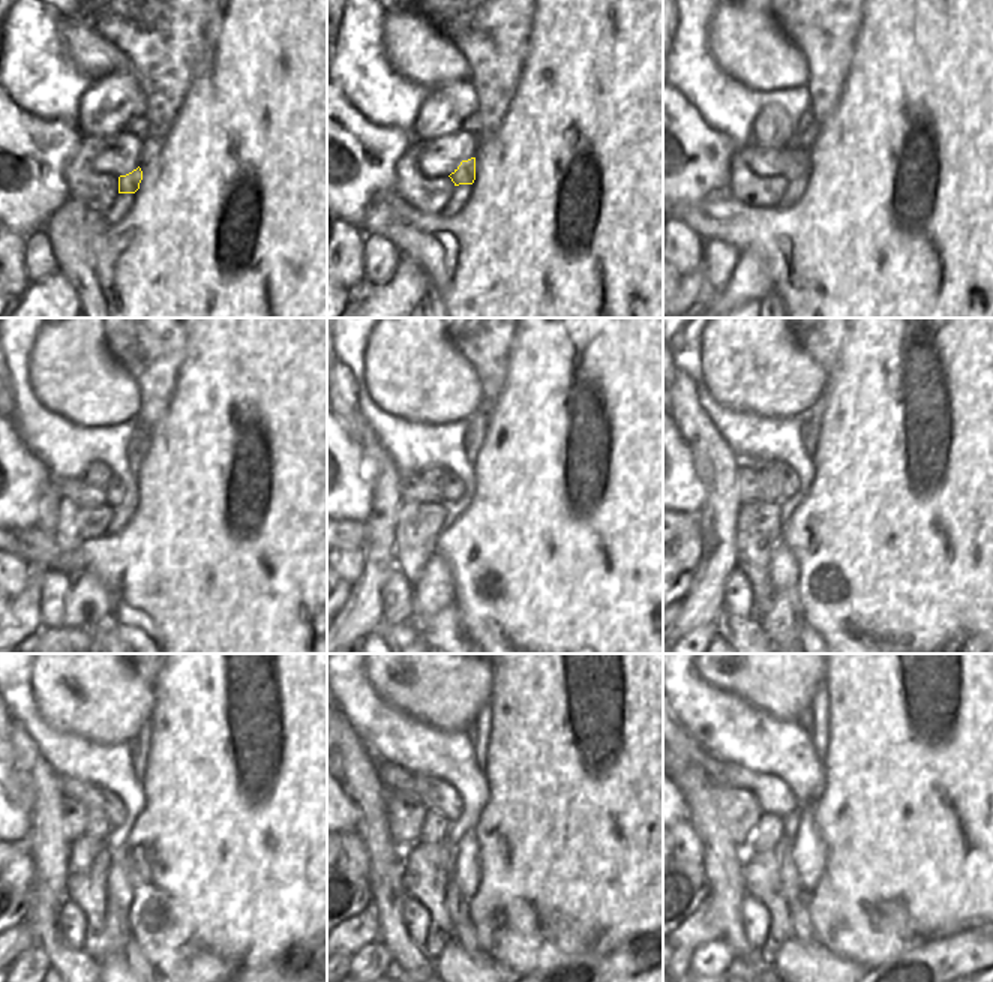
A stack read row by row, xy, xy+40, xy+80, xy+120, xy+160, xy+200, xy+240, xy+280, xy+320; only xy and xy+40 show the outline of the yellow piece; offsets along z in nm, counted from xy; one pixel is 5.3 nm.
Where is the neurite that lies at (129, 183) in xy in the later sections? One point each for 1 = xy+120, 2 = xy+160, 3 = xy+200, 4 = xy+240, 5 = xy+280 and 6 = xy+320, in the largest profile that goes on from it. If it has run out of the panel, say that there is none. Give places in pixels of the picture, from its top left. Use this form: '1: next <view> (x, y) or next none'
1: next xy+120 (114, 489)
2: next xy+160 (452, 488)
3: next xy+200 (789, 482)
4: next xy+240 (92, 795)
5: next xy+280 (435, 795)
6: next xy+320 (773, 795)

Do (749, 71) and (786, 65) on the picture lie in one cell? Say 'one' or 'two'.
one

